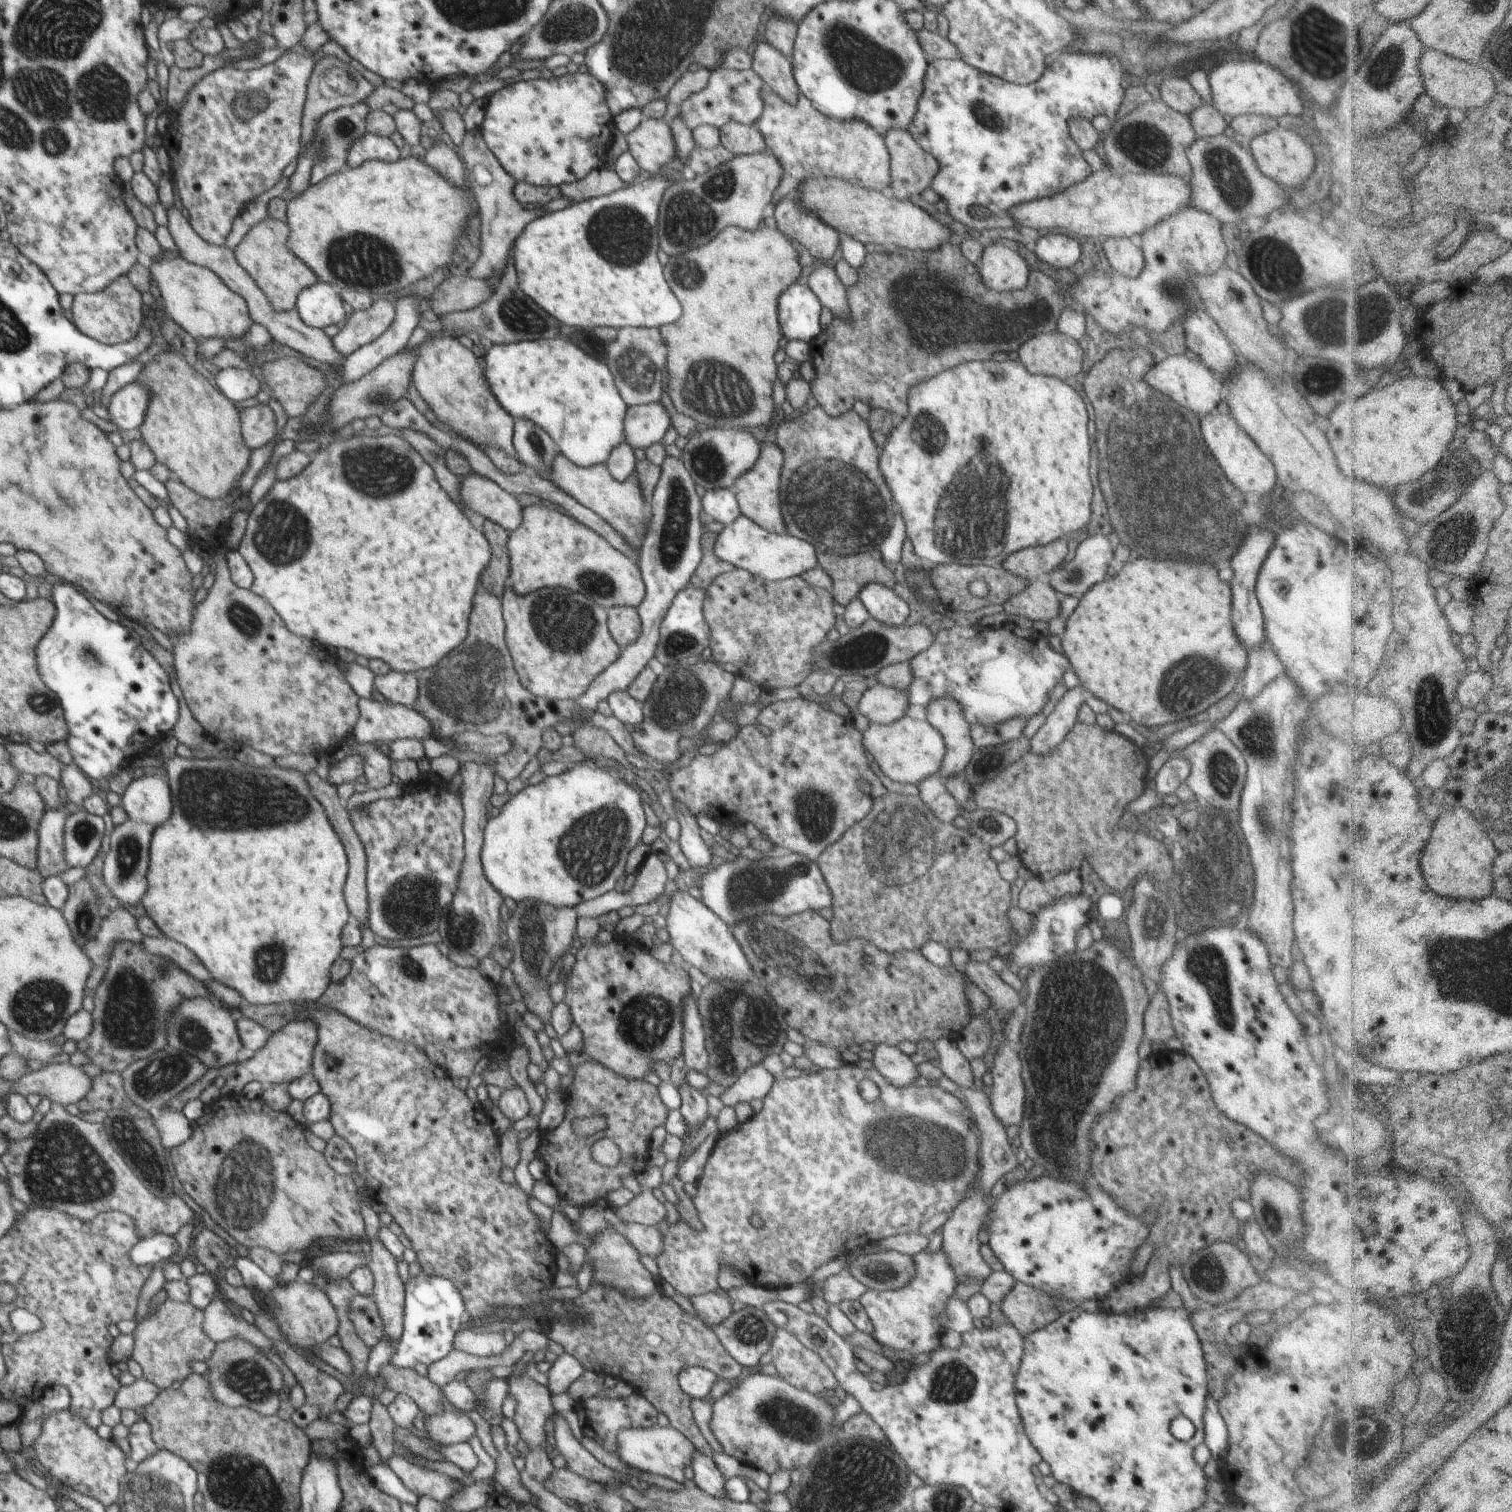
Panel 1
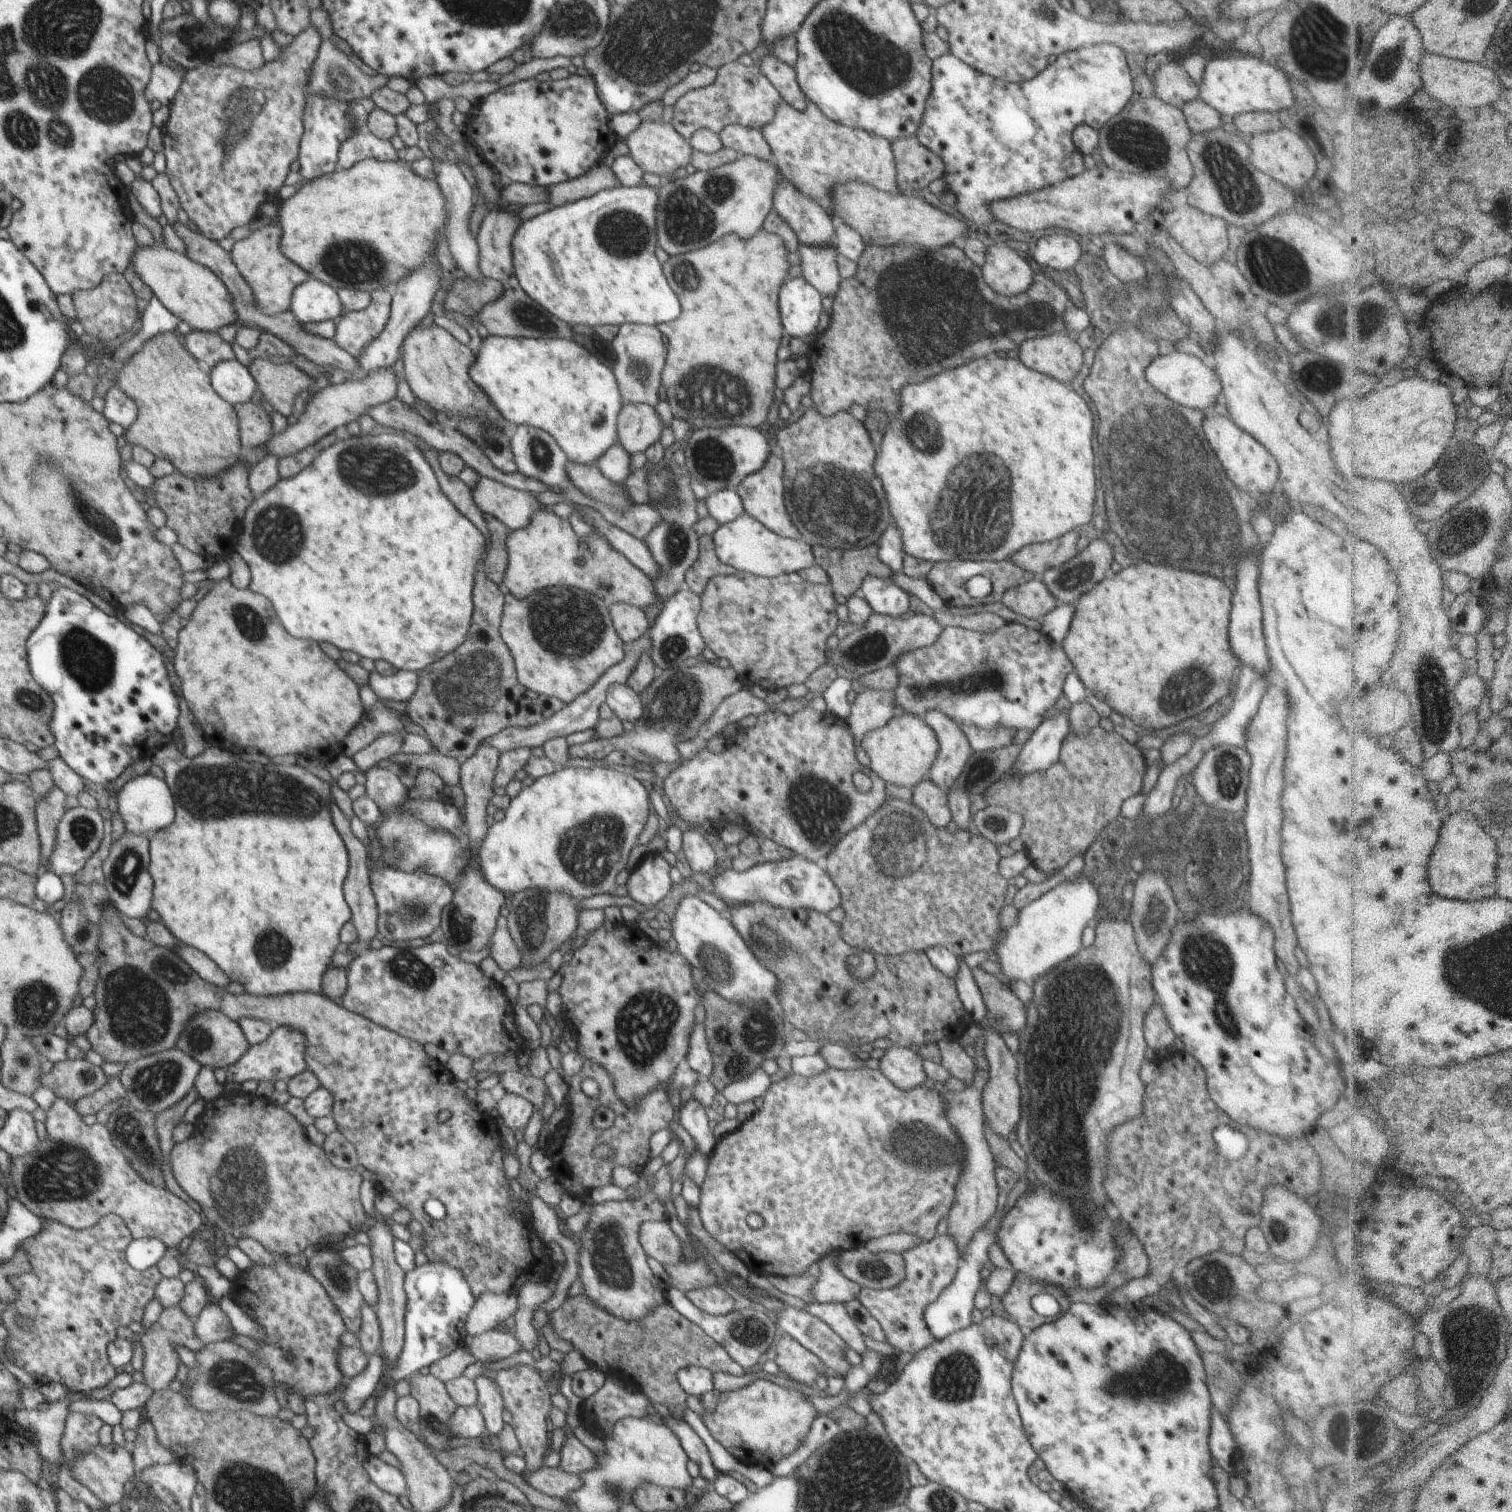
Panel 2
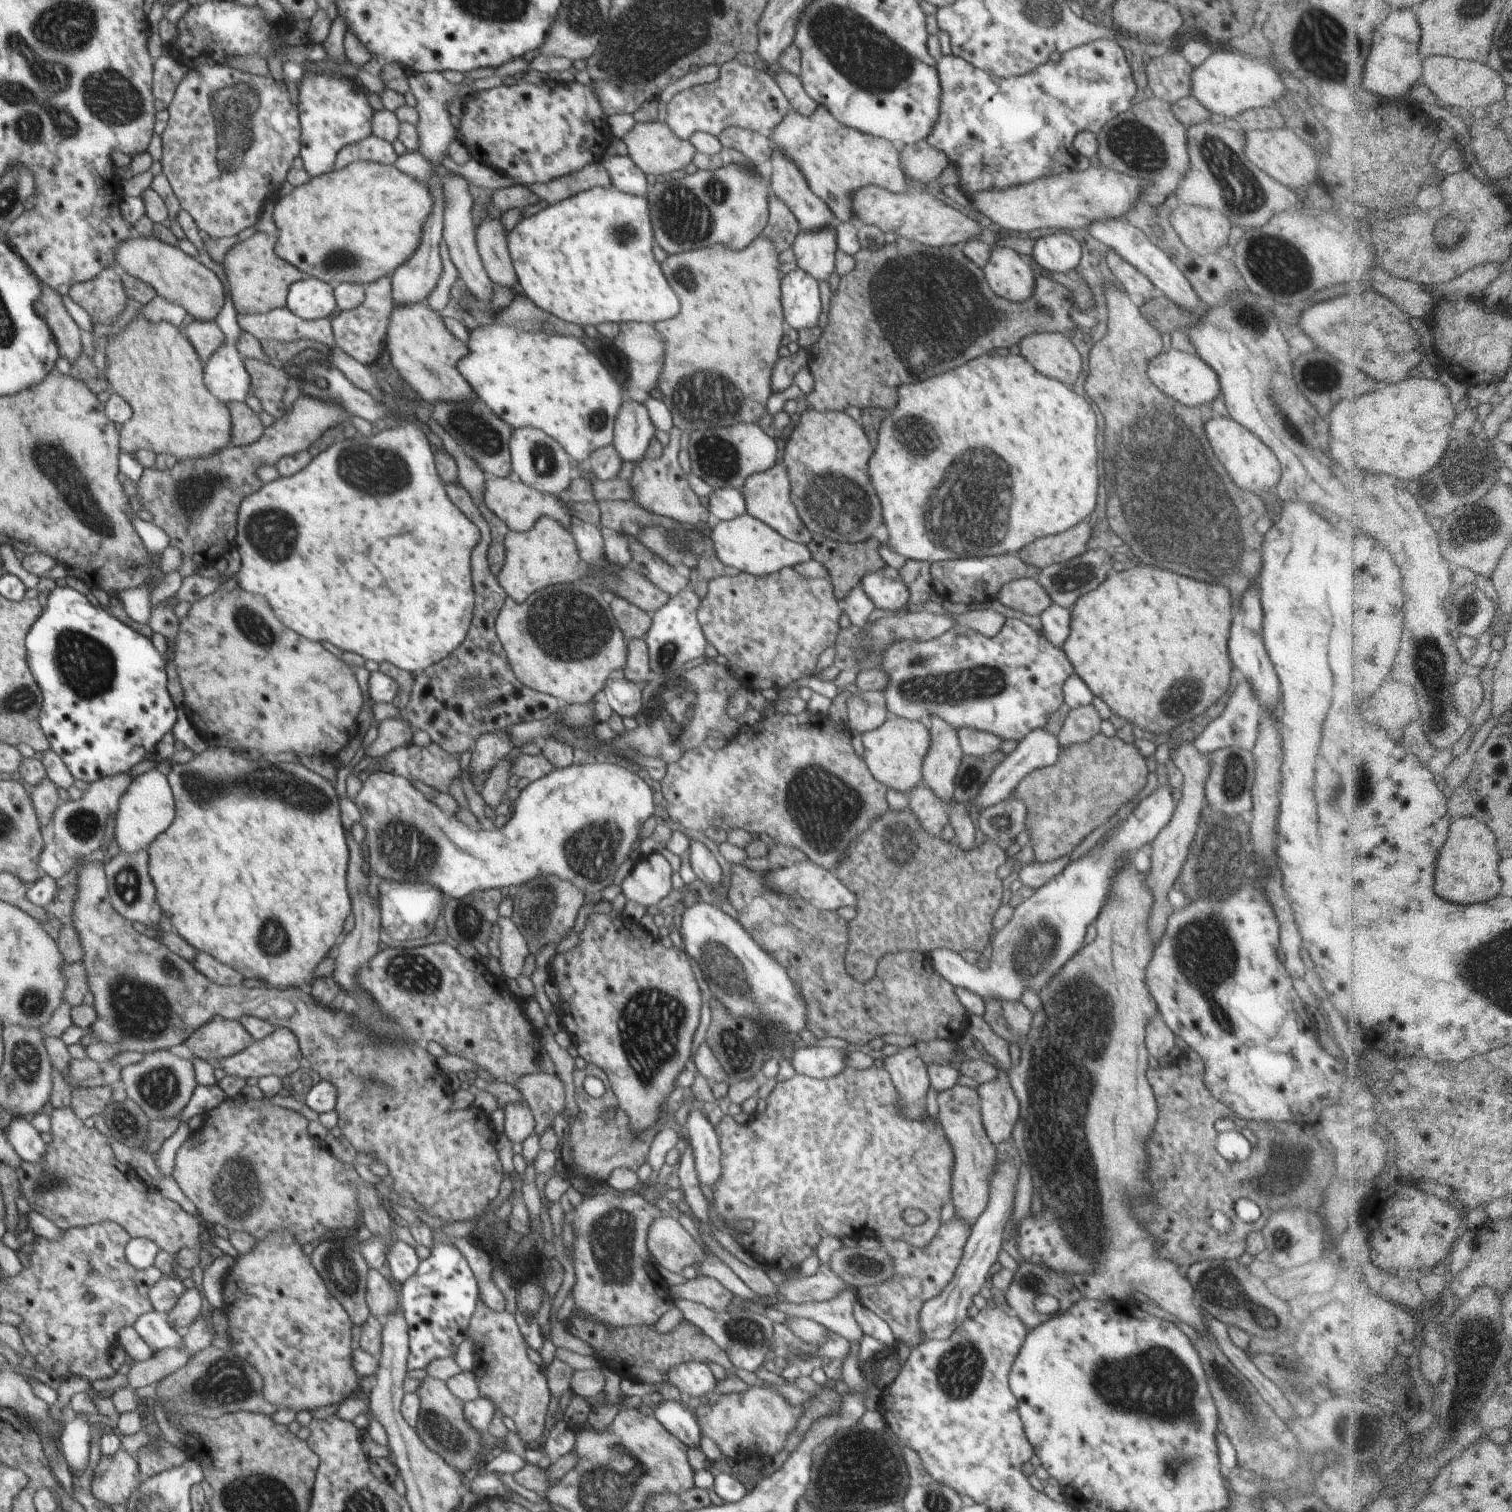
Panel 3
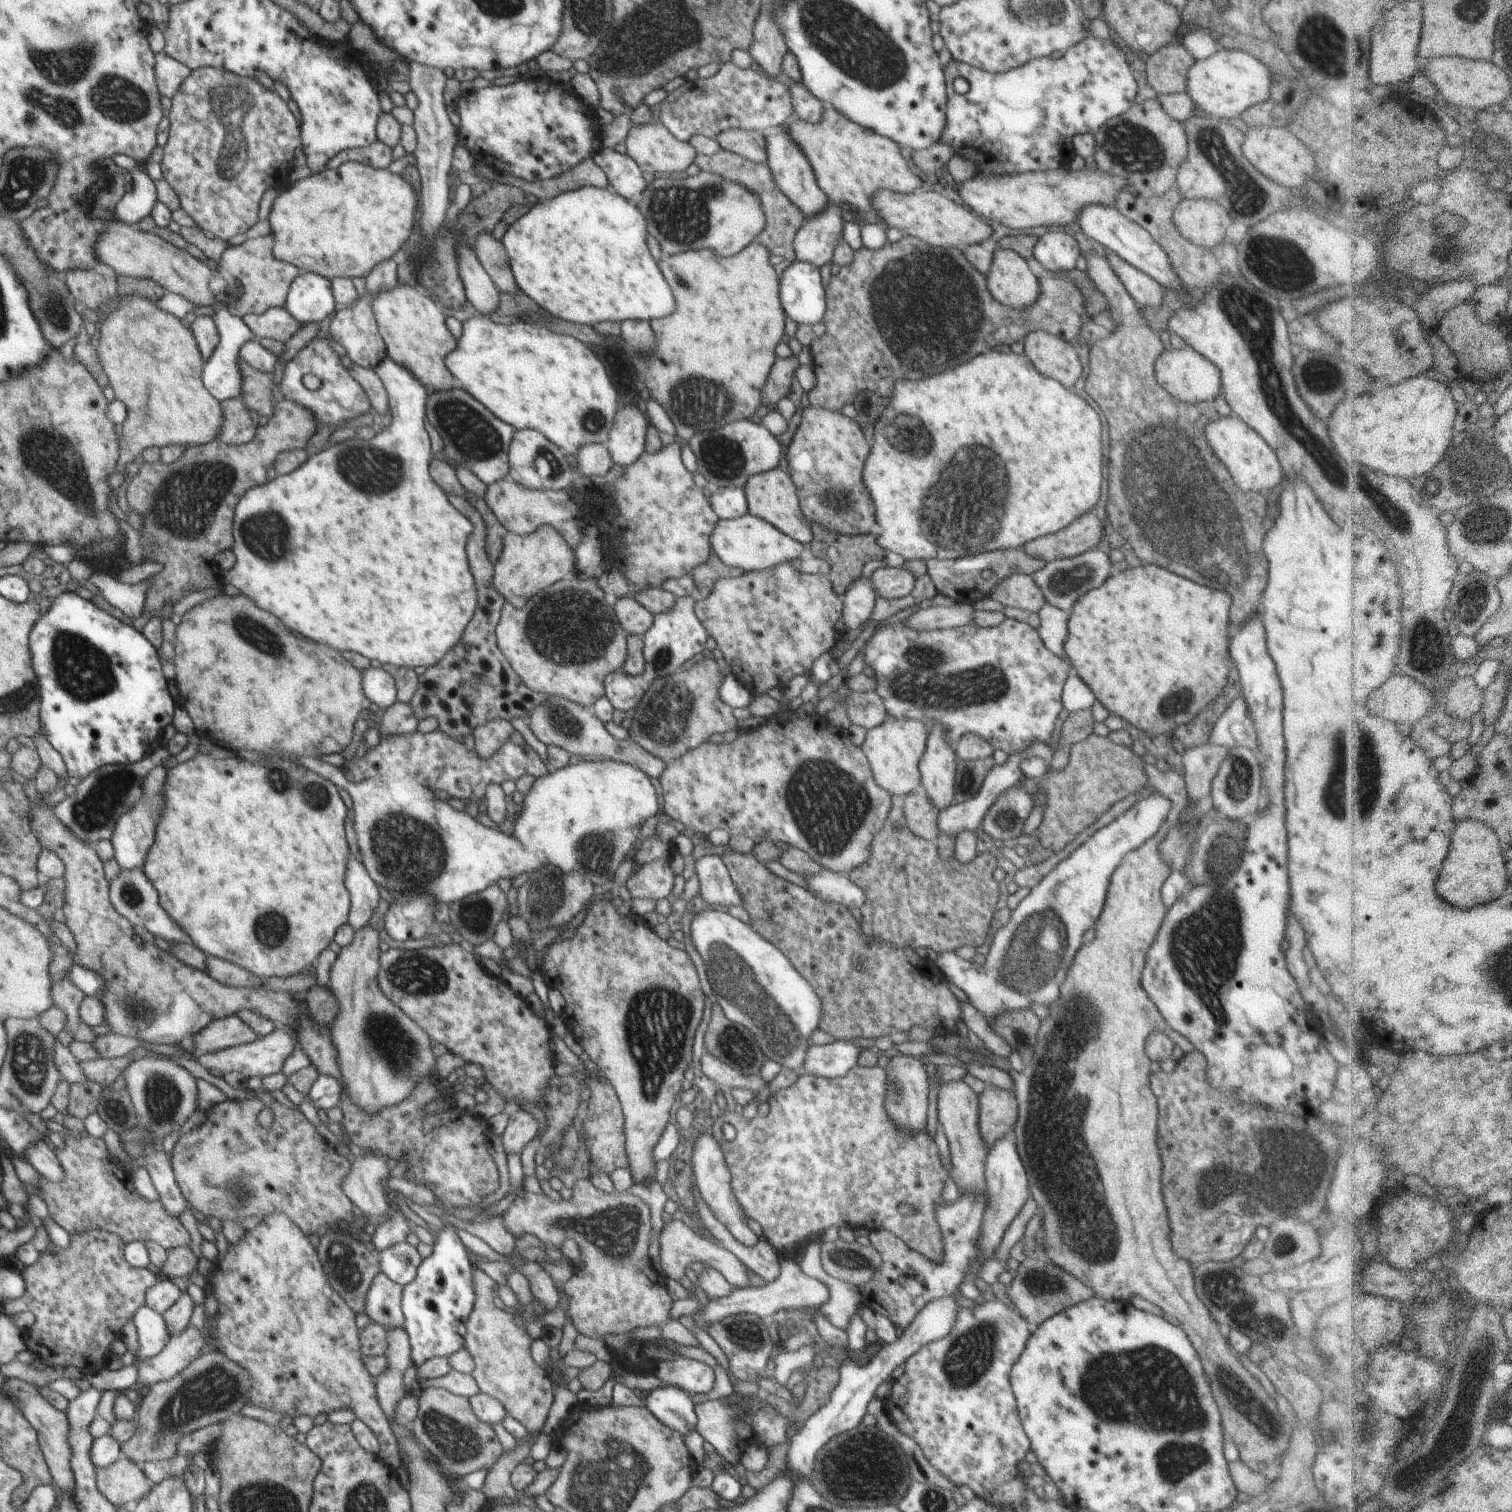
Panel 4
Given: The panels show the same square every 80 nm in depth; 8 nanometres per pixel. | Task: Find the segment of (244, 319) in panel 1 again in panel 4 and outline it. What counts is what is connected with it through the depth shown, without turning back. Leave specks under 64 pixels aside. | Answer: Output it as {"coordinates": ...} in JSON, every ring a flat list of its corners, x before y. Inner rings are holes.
{"coordinates":[[118,218,109,220,107,230,99,237,94,250,97,260,110,266,116,272,135,279,150,279,165,293,186,298,195,307,213,306,217,300,210,288,213,269,188,253,183,246,177,247,155,232,147,233,138,227,128,226]]}

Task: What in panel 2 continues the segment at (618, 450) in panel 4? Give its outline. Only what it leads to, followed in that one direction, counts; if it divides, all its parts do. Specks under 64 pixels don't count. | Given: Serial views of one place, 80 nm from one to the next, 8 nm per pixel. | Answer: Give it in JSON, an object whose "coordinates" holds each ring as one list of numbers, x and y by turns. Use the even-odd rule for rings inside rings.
{"coordinates":[[624,403,618,415,617,431,619,442,630,454,644,452,659,440,664,428,656,409,646,403]]}

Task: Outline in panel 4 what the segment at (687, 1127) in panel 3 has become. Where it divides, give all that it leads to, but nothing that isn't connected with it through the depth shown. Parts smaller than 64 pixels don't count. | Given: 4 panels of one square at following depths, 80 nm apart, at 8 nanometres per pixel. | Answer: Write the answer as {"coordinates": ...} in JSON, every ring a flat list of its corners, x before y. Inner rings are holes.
{"coordinates":[[693,1131,693,1133,695,1135,695,1145,693,1147,691,1162,697,1187,704,1202,706,1202,715,1217,726,1226,738,1242,741,1242,744,1246,754,1246,758,1240,758,1236,744,1222,747,1216,743,1213,732,1192,731,1174,728,1170,721,1146,714,1138,712,1132,704,1131,700,1133,699,1131]]}

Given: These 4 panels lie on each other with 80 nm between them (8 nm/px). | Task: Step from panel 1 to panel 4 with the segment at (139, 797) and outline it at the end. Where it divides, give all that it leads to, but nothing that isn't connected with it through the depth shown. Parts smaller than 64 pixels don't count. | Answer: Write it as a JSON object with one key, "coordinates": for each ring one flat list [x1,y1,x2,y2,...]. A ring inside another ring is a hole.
{"coordinates":[[162,765,155,766,152,770,149,770,141,782,141,797,134,801,132,806,117,818,117,823,110,839,113,844,115,859,121,868,140,867,143,870,147,852,152,842,154,842,156,826,158,826,158,822,162,818,162,812,166,808,166,777,167,769]]}

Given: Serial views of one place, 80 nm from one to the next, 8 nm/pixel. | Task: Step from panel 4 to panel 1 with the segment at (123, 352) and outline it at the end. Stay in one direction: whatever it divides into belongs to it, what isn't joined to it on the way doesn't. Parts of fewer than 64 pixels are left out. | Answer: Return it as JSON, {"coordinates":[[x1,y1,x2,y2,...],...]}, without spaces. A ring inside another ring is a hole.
{"coordinates":[[163,352,156,360,145,364,141,375,134,383,142,383,151,390,151,399,146,418,139,426,144,439,158,463,171,470,176,480,185,484,196,494,210,500,220,500,238,488,240,476,246,472,252,450,243,439,239,406,218,392,212,384,190,367,184,356,173,352]]}

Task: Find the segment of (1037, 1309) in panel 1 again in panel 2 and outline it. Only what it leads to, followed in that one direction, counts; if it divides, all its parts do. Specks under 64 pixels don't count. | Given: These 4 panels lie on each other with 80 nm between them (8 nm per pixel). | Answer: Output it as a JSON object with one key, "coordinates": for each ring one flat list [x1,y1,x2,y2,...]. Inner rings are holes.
{"coordinates":[[1018,1275,1013,1280,1008,1292,1003,1296,1002,1302,1005,1306,1005,1311,1017,1322,1021,1330,1026,1332,1034,1330,1044,1323,1054,1322,1064,1316,1070,1306,1066,1295,1067,1292,1064,1292,1060,1287,1048,1285,1032,1277],[1039,1292,1048,1293,1058,1300,1058,1304,1060,1304,1058,1318,1040,1316,1040,1314,1036,1314,1033,1311,1031,1298]]}

